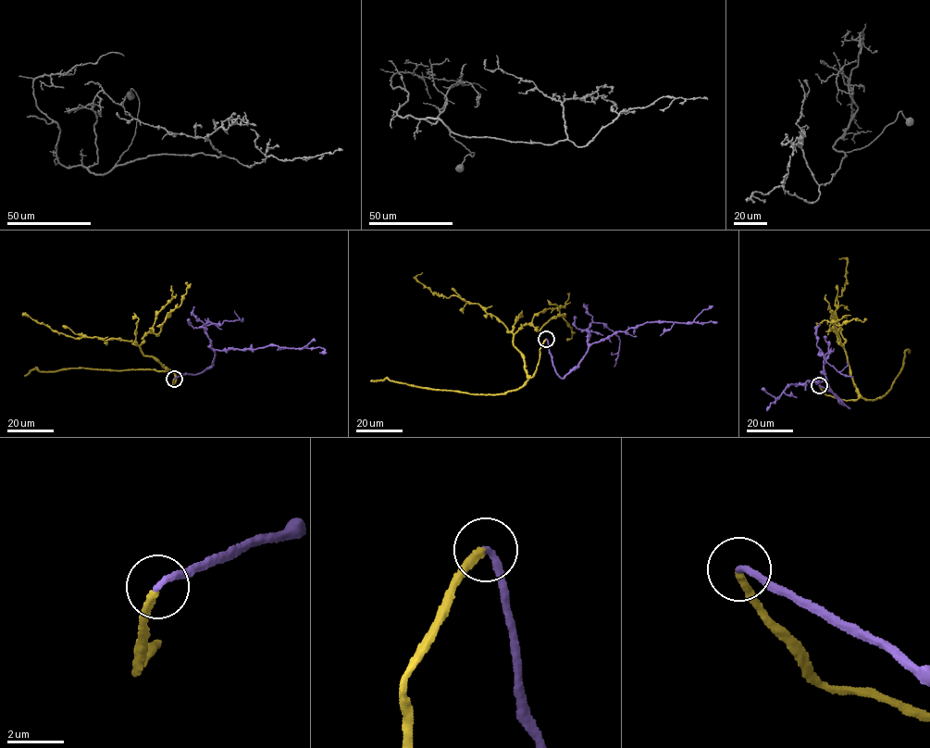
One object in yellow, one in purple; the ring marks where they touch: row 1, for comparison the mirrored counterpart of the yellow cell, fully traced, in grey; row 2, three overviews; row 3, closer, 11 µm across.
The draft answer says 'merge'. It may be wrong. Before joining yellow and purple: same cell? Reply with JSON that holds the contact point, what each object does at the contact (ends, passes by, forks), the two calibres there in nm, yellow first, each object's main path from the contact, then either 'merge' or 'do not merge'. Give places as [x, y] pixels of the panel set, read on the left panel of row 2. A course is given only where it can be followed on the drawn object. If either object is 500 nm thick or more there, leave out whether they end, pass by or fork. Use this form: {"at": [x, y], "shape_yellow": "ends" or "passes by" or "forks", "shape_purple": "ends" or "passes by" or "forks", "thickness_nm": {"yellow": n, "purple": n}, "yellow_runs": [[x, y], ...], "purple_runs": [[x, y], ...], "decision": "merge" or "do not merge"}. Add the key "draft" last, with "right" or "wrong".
{"at": [174, 379], "shape_yellow": "ends", "shape_purple": "ends", "thickness_nm": {"yellow": 240, "purple": 240}, "yellow_runs": [[174, 379], [172, 385], [174, 374], [156, 359], [143, 355], [132, 342], [66, 336], [24, 315], [29, 316]], "purple_runs": [[174, 379], [201, 372], [212, 366], [216, 350], [276, 345], [322, 348], [319, 353]], "decision": "merge", "draft": "right"}

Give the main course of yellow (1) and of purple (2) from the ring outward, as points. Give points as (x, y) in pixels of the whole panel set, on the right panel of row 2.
1: (819, 385), (827, 395), (849, 401), (859, 396), (835, 312), (847, 280), (848, 263), (838, 258)
2: (819, 385), (836, 394), (849, 407), (838, 401), (824, 380), (788, 385), (778, 399), (767, 406)

